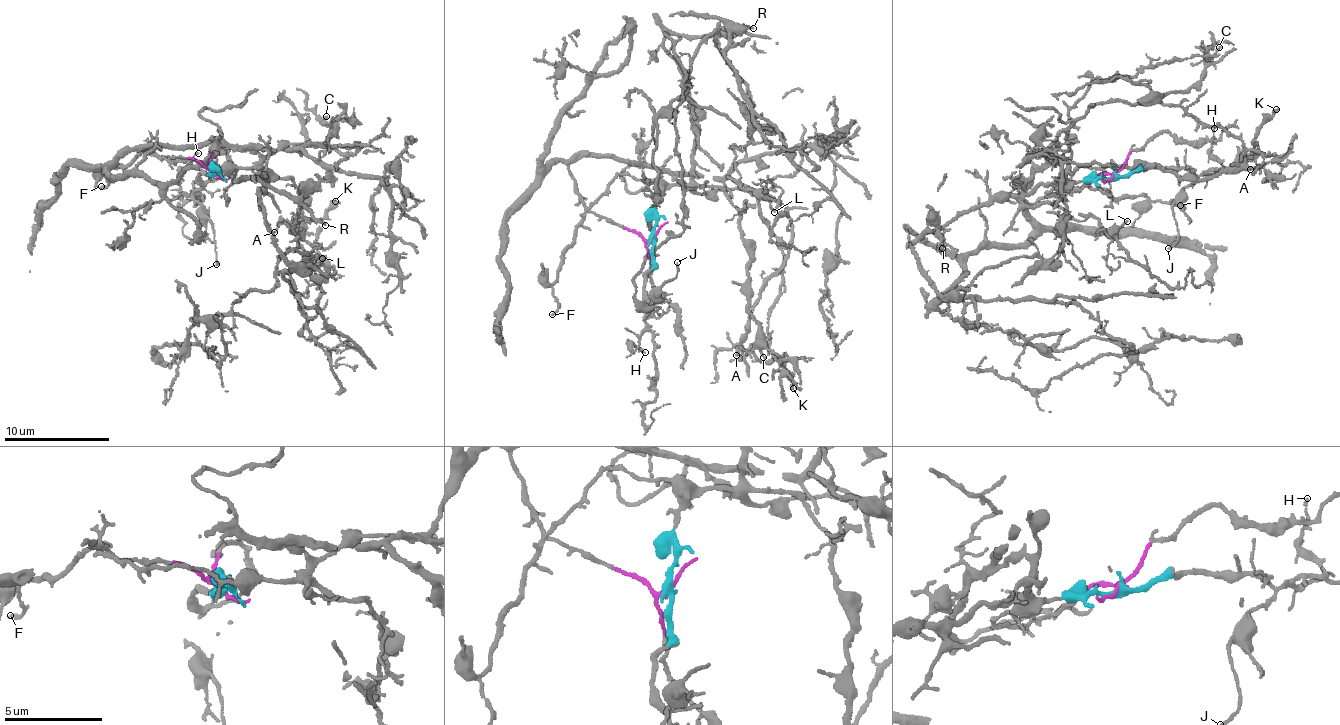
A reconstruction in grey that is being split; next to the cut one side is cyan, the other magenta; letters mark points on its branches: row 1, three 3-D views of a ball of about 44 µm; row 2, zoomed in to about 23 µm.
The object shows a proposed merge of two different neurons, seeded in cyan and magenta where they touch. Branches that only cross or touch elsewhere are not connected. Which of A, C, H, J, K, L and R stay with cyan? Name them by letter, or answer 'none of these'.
A, C, H, J, K, L, R

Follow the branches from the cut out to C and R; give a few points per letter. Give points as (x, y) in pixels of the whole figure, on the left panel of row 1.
C: (213, 170), (255, 167), (295, 142), (321, 143), (343, 113), (354, 123), (335, 118), (322, 122), (326, 117)
R: (213, 170), (258, 168), (264, 178), (267, 172), (242, 177), (261, 179), (292, 194), (326, 225)

